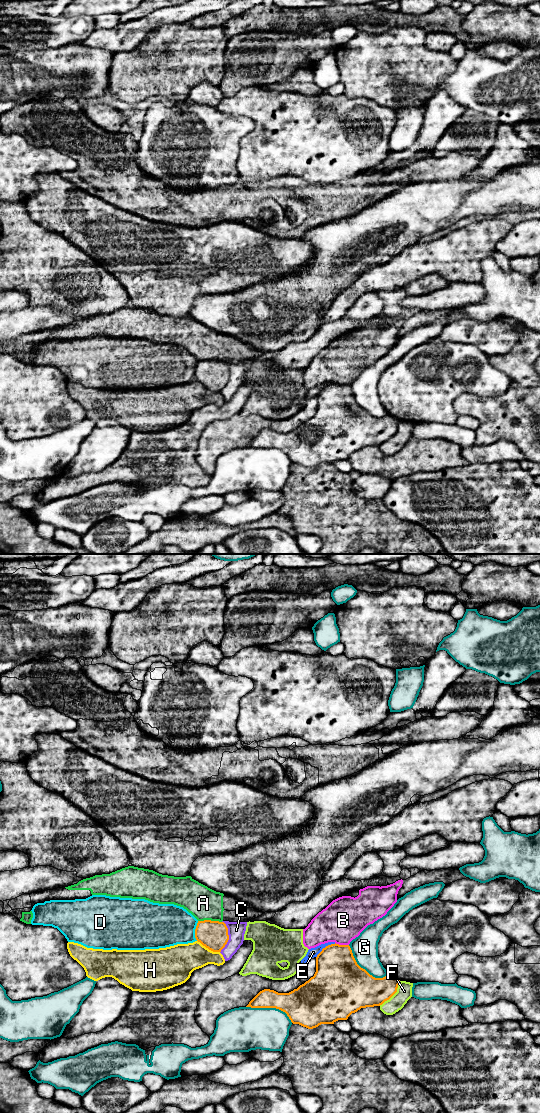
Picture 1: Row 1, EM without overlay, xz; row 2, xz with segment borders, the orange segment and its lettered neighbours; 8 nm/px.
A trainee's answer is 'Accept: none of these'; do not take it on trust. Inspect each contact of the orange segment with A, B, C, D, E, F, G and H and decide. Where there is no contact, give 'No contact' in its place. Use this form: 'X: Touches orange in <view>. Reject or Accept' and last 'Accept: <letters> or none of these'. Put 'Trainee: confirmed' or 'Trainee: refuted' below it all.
A: Touches orange in xz. Reject
B: Touches orange in xz. Reject
C: Touches orange in xz. Reject
D: Touches orange in xz. Reject
E: Touches orange in xz. Reject
F: Touches orange in xz. Reject
G: Touches orange in xz. Reject
H: Touches orange in xz. Reject
Accept: none of these
Trainee: confirmed

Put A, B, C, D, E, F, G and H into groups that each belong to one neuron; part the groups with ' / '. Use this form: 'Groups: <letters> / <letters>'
Groups: A / B / C / D / E / F / G / H

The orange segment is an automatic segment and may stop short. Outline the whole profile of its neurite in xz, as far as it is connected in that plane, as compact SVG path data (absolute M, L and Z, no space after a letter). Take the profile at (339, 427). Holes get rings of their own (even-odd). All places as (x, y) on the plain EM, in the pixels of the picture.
M331 384L322 389L316 397L316 412L304 424L289 433L274 430L260 431L246 447L276 448L287 454L293 464L313 469L321 464L334 464L348 457L361 448L380 446L396 432L400 420L386 415L375 418L361 408L349 385Z

